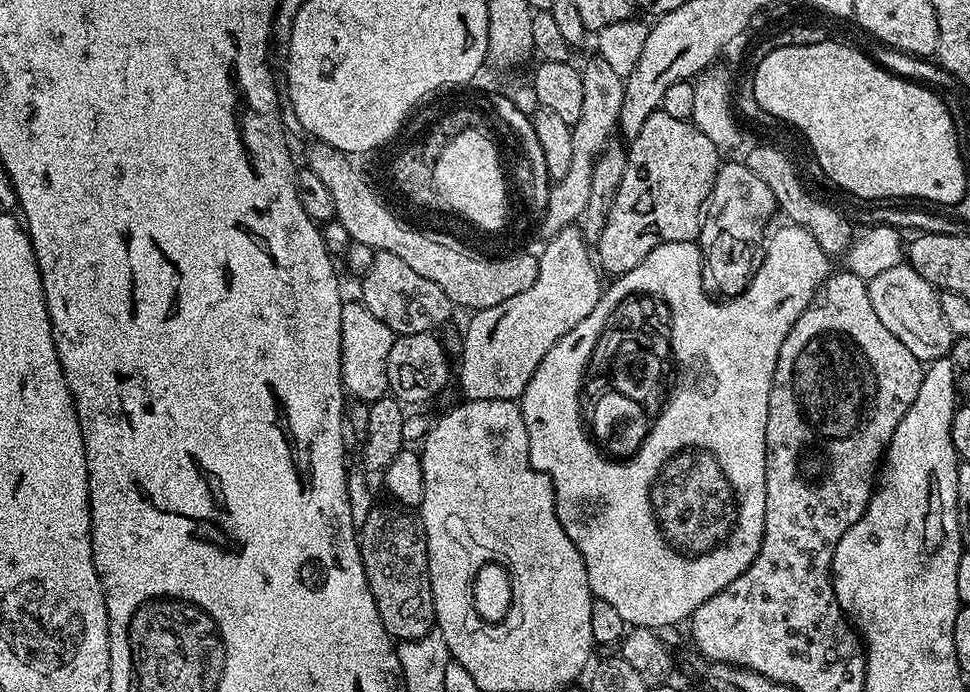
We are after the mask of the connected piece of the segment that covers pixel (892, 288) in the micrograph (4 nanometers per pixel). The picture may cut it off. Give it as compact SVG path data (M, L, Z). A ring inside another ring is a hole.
M901 262L898 266L890 266L890 270L882 270L882 274L868 281L868 293L882 326L886 326L886 330L890 330L890 334L894 334L894 338L898 338L898 342L902 342L902 346L906 346L906 350L914 354L914 358L931 362L943 360L951 353L954 337L942 314L940 292L933 288L930 282L926 282L926 278L922 278L922 274L918 274L918 270L914 270L911 264Z

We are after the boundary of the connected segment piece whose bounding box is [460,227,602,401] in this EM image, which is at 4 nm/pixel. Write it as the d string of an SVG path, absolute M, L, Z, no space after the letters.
M575 227L564 228L547 241L544 253L539 253L540 269L538 278L530 290L506 298L498 306L482 308L471 313L468 329L464 332L464 353L460 356L460 392L464 400L514 400L526 390L534 370L546 358L550 346L561 340L600 300L602 283L601 269L587 244Z

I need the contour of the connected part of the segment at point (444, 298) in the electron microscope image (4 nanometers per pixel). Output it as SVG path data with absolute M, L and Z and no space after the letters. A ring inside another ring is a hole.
M376 252L372 257L372 264L368 267L367 272L363 273L362 280L364 285L361 286L362 303L369 308L370 313L374 314L379 321L384 322L396 336L409 336L410 334L426 334L427 332L435 333L436 328L440 328L452 316L454 305L452 299L448 297L430 278L422 278L422 274L417 274L398 258L398 254L389 252Z

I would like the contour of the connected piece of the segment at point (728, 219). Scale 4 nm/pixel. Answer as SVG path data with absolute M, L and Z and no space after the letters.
M721 163L720 169L716 171L716 185L712 187L712 195L709 196L706 205L706 215L703 217L700 225L700 234L698 243L700 246L700 258L702 261L702 271L704 273L704 286L709 293L715 294L720 298L731 298L741 296L748 289L748 284L754 278L754 274L760 268L760 263L764 261L764 249L766 247L766 232L764 236L764 220L768 220L772 215L777 215L776 199L774 198L774 190L770 190L770 186L766 186L766 182L762 182L762 178L758 178L758 174L754 174L754 170L750 170L747 163L728 164Z

